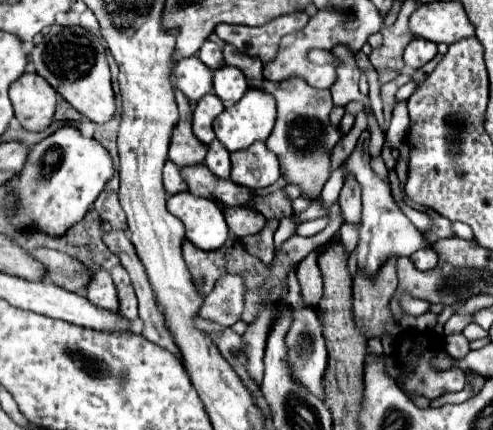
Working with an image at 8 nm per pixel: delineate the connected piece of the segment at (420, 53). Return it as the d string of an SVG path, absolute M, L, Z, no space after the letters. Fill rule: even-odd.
M415 37L415 39L407 45L403 59L405 59L405 65L409 65L409 67L413 67L413 69L419 69L419 67L423 67L427 61L431 61L435 55L437 55L437 45L435 45L435 43Z

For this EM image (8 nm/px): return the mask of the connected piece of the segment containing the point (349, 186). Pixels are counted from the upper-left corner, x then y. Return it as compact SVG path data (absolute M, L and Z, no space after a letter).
M351 173L345 175L345 185L339 195L339 207L343 211L345 221L357 223L361 219L361 187Z

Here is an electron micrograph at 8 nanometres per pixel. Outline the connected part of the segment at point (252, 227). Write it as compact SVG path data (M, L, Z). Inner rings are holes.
M225 207L223 213L231 233L237 237L255 235L267 225L267 219L253 207Z

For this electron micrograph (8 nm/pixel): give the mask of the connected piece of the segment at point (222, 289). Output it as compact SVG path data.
M227 273L223 275L213 291L205 297L201 309L199 309L199 317L203 319L211 319L219 325L231 327L241 319L243 307L245 307L245 283L243 283L243 275L239 273Z

